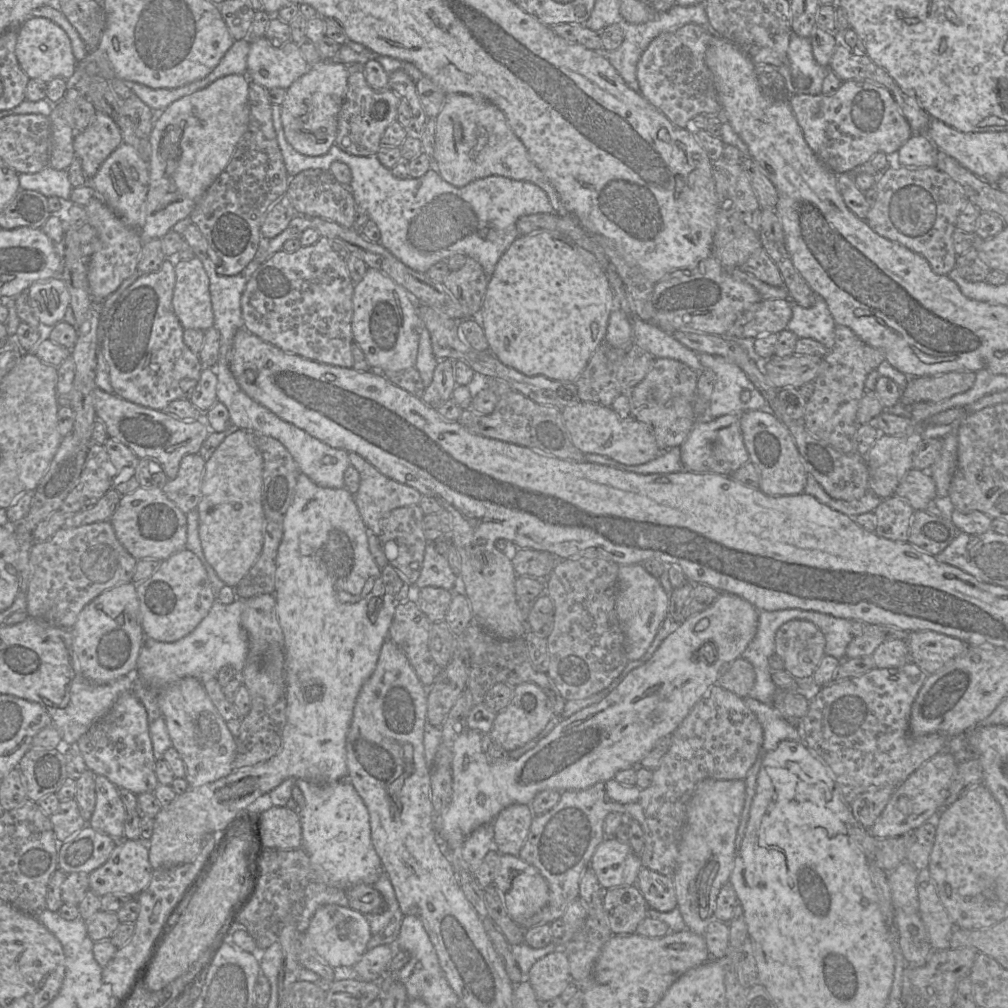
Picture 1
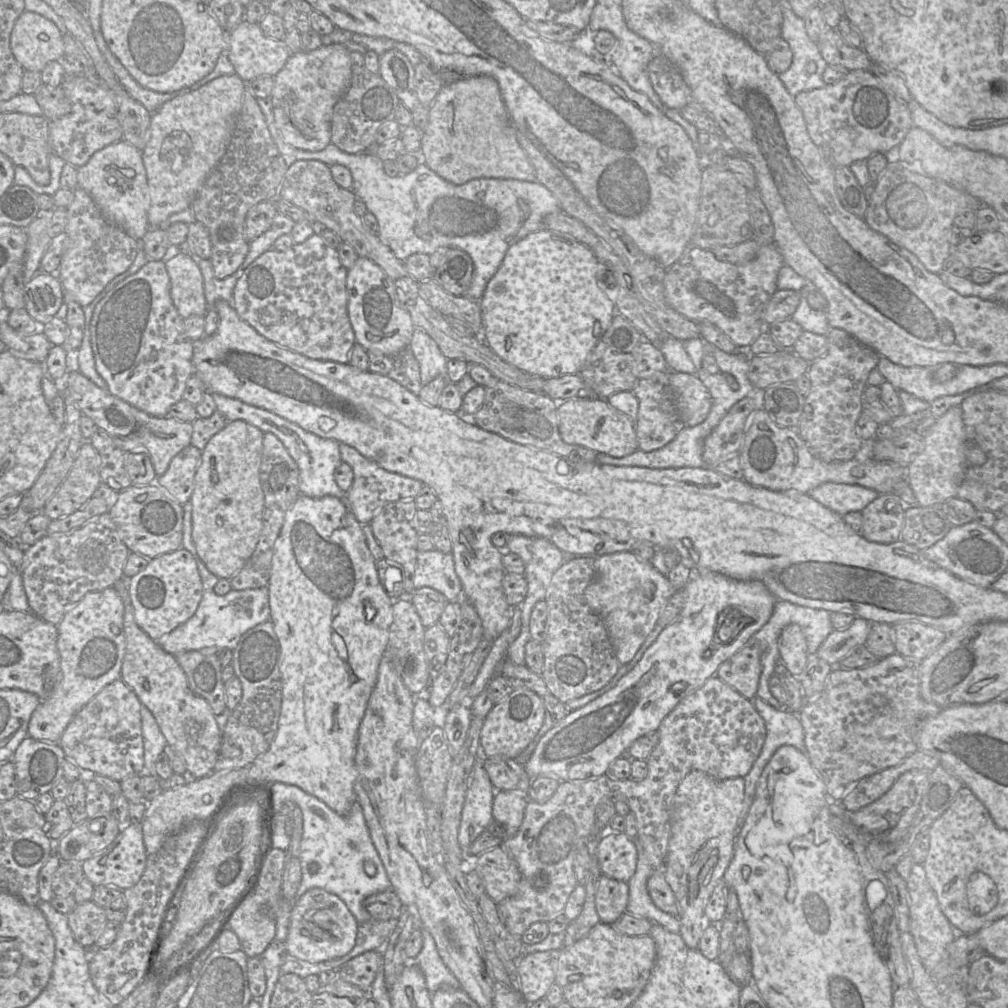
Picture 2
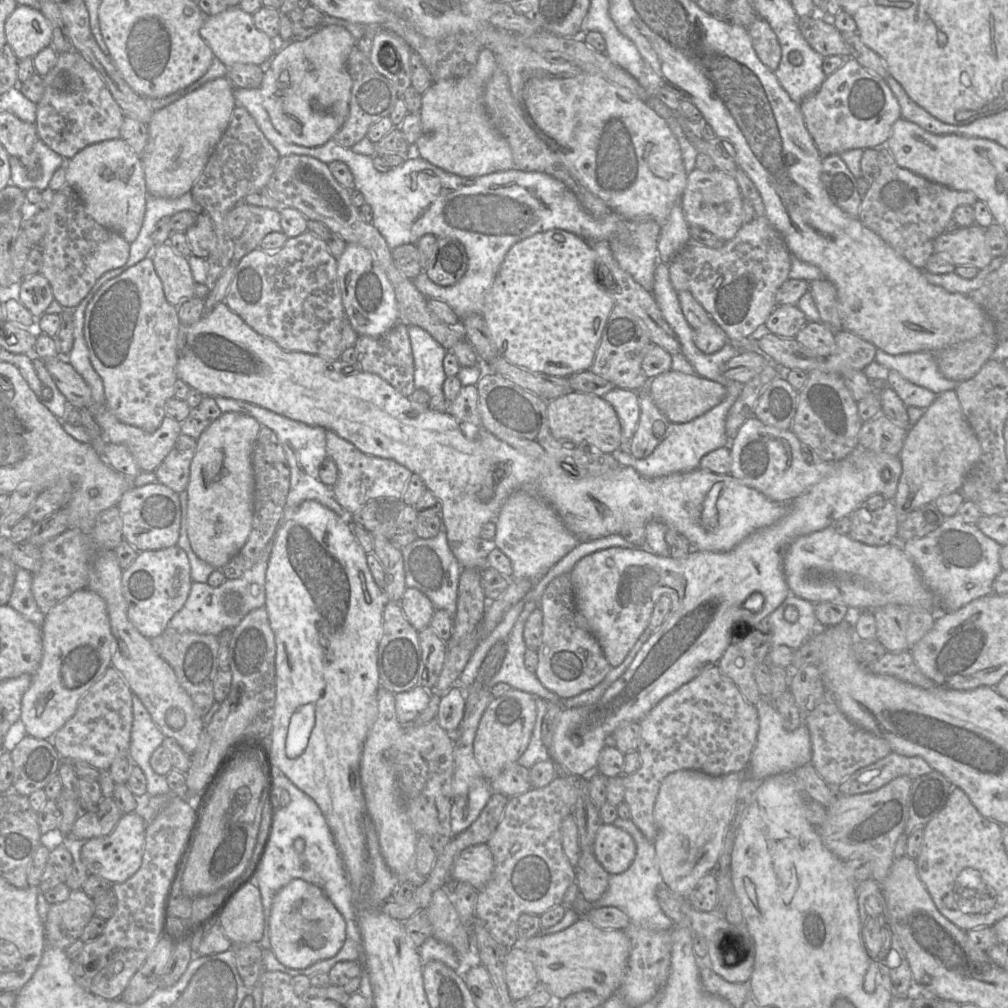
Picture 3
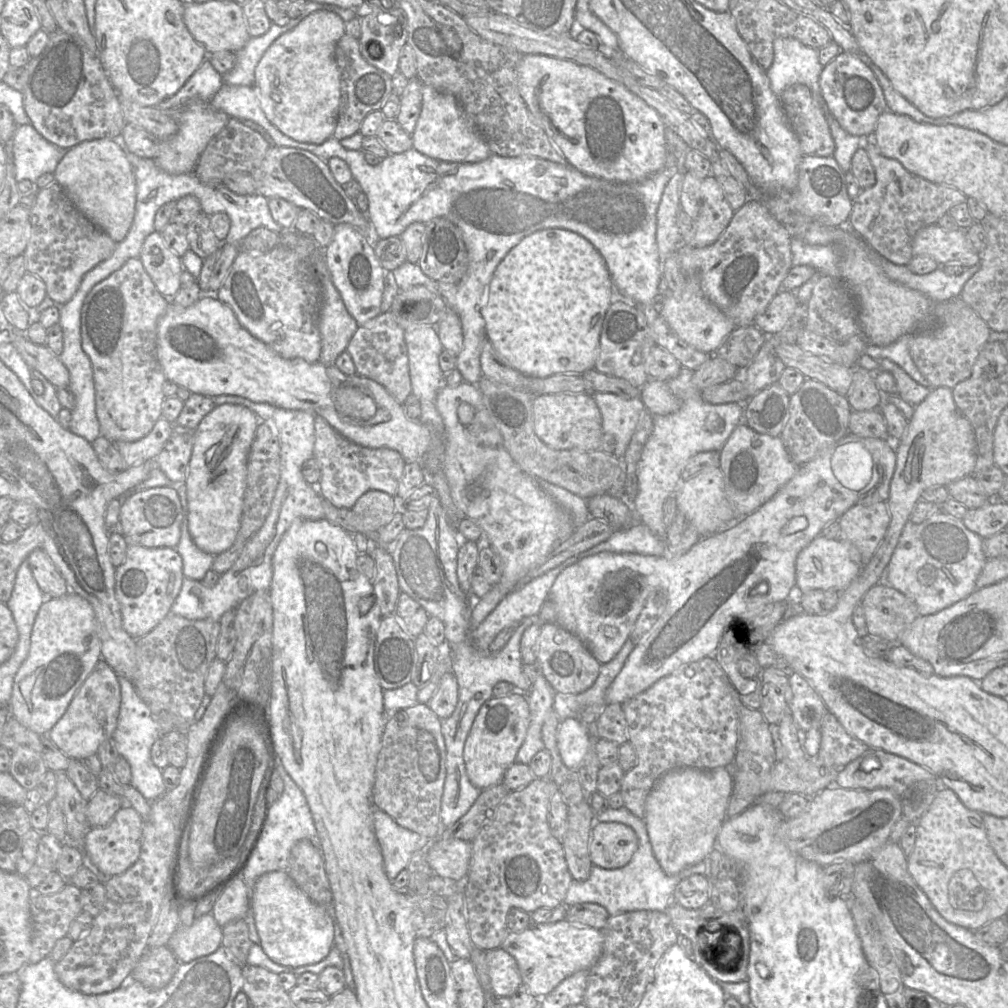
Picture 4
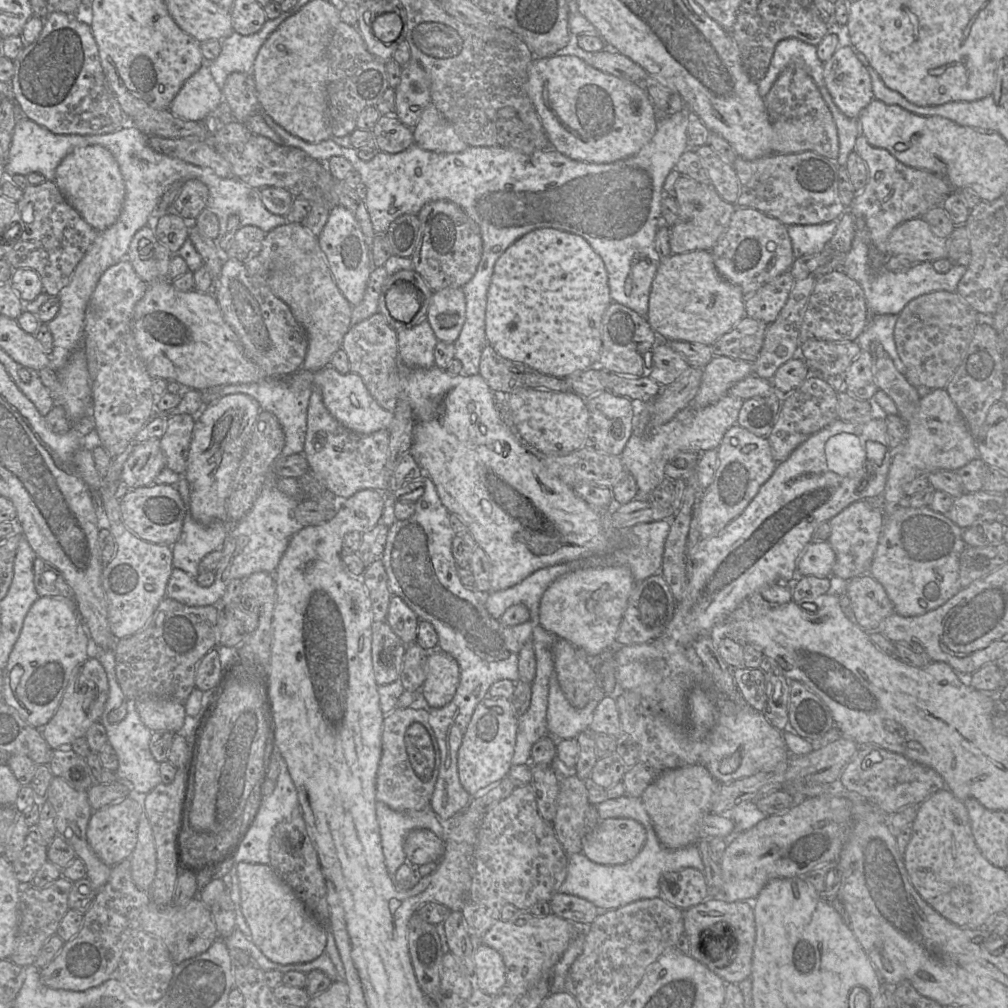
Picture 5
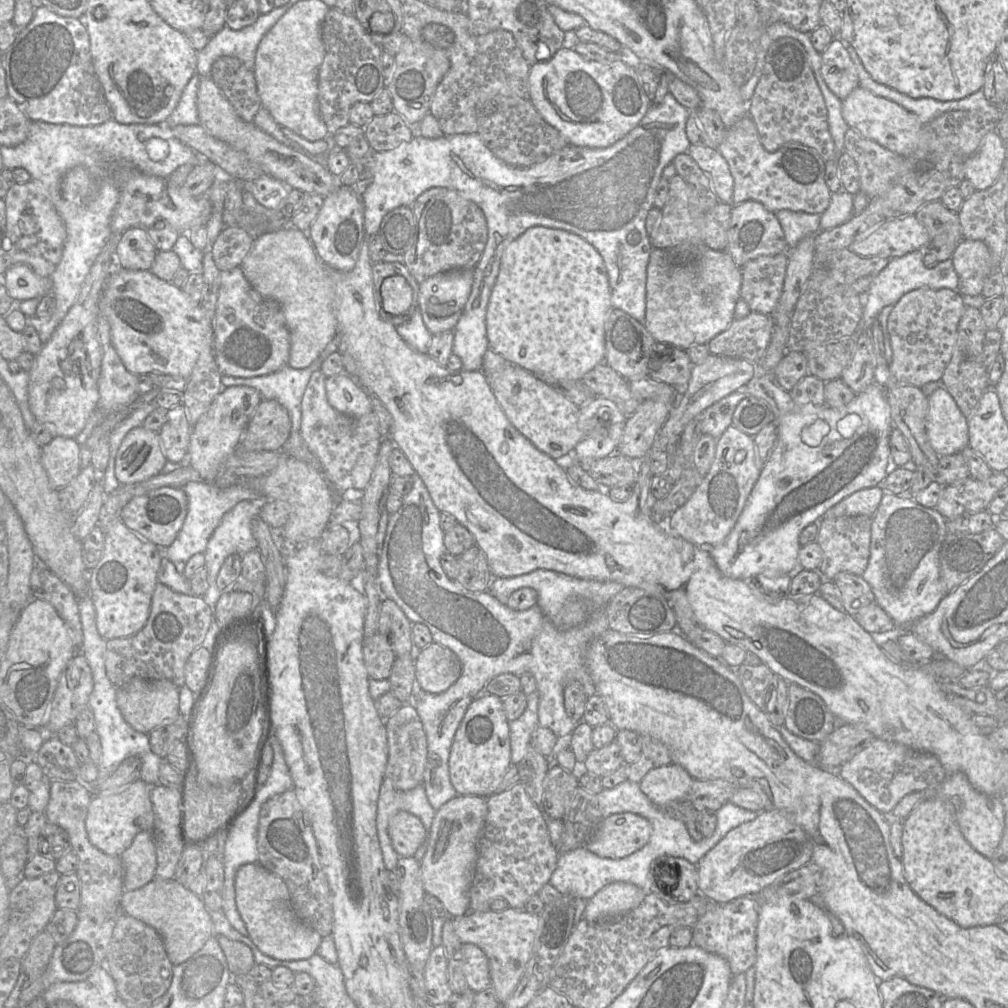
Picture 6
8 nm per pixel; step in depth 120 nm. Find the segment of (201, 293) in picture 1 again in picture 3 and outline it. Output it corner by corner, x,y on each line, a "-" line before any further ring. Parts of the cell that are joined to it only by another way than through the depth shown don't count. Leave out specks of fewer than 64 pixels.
168,243
154,246
149,257
162,282
165,298
171,305
177,307
195,296
195,280
187,257
176,253

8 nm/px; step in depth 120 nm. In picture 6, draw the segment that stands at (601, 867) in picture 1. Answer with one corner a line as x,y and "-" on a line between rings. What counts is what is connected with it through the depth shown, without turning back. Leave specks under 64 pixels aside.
630,812
603,819
585,847
602,858
621,859
643,848
652,833
651,823

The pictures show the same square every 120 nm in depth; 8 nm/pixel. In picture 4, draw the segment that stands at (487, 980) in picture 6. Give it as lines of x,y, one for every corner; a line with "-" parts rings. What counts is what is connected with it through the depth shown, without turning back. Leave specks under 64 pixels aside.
501,947
485,951
490,991
497,996
511,997
523,984
515,958

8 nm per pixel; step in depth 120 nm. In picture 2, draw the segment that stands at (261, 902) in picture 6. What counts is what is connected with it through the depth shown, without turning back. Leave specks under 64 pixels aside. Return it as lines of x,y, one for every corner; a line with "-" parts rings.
312,888
298,897
293,905
283,949
288,957
309,963
336,959
348,954
355,946
358,926
339,897
323,889

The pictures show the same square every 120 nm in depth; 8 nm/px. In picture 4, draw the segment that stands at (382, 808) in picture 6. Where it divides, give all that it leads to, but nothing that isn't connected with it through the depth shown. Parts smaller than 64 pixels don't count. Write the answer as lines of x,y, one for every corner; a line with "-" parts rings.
372,804
375,835
383,857
384,870
392,882
406,869
414,852
427,849
433,841
399,826
389,815

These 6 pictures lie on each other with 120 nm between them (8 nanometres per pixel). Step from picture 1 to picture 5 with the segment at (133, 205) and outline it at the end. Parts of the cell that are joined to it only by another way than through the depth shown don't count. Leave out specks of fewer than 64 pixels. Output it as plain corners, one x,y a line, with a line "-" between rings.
75,148
57,167
54,181
66,200
98,232
117,221
125,199
125,183
117,160
107,148

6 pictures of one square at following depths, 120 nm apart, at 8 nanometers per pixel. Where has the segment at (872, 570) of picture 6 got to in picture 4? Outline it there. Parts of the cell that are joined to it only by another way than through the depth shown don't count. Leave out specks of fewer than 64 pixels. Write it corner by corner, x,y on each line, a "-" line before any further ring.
940,510
920,524
910,520
905,524
879,583
890,585
912,600
920,616
932,615
976,590
976,580
986,561
983,538
970,531
961,519

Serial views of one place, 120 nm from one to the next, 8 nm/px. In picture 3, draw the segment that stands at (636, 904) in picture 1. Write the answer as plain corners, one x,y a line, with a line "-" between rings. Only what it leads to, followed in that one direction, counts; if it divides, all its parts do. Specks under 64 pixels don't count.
581,851
575,867
575,882
582,896
594,903
606,892
610,874
603,869
593,852

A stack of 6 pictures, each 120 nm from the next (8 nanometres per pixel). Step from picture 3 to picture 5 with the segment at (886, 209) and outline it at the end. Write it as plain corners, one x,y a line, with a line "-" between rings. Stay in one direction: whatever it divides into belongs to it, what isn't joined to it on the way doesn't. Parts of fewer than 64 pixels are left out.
862,134
856,138
854,151
867,166
868,181
862,191
857,191
858,194
846,209
855,218
864,219
870,241
883,255
890,256
886,251
886,243
892,230
907,220
923,217
930,209
941,206
954,189
946,180
928,171
906,166
887,150
871,146

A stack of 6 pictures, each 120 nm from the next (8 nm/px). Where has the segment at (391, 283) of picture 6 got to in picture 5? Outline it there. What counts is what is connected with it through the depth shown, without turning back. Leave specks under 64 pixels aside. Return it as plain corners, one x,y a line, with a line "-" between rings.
407,281
397,282
386,294
389,312
396,320
409,323
421,307
420,291

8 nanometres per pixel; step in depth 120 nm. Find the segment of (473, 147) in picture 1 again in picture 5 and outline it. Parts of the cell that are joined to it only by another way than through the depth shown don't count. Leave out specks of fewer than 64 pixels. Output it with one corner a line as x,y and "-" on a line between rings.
432,102
424,109
412,131
415,143
425,150
458,153
468,147
468,144
457,134
454,126
442,116

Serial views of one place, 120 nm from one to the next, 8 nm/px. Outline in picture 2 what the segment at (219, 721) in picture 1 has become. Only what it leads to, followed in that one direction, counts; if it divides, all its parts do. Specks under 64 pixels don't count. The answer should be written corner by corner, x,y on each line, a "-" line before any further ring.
127,579
113,587
124,604
126,651
121,667
121,679
134,691
140,702
153,714
167,743
182,757
188,778
209,775
216,763
222,732
208,703
189,687
187,677
172,654
164,651
136,623

